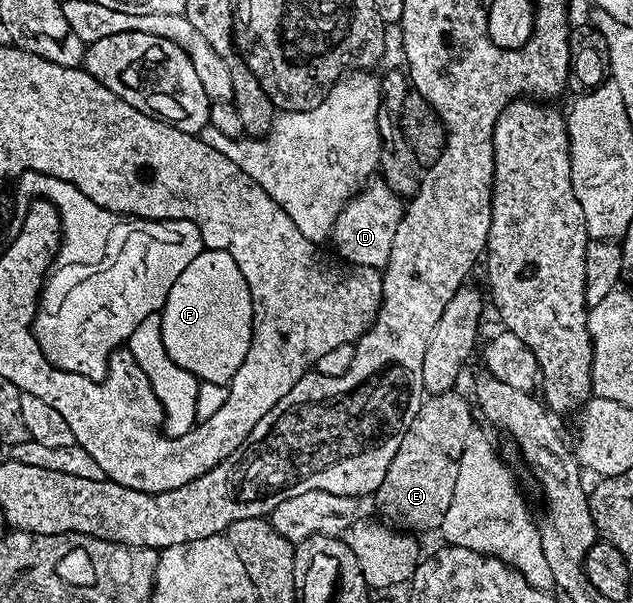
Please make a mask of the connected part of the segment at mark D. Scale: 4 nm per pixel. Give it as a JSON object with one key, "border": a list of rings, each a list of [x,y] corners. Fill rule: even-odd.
{"border":[[[383,181],[369,182],[348,200],[348,204],[334,221],[330,243],[336,246],[335,254],[345,264],[353,267],[387,267],[390,249],[394,245],[394,233],[398,233],[405,206],[405,200],[396,195],[394,189],[390,189]]]}

